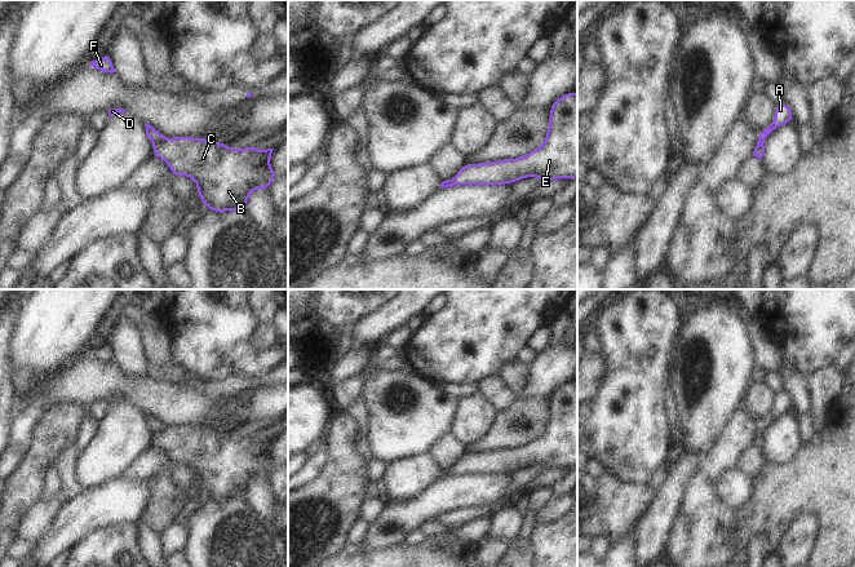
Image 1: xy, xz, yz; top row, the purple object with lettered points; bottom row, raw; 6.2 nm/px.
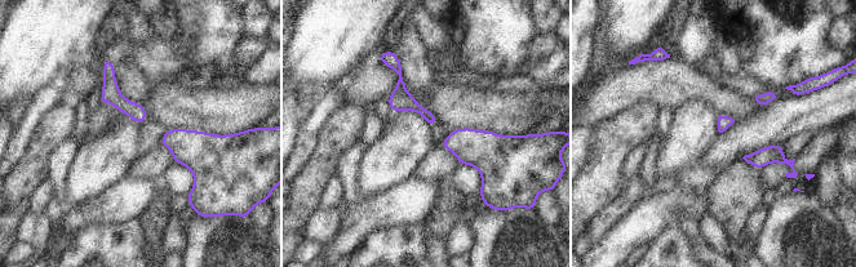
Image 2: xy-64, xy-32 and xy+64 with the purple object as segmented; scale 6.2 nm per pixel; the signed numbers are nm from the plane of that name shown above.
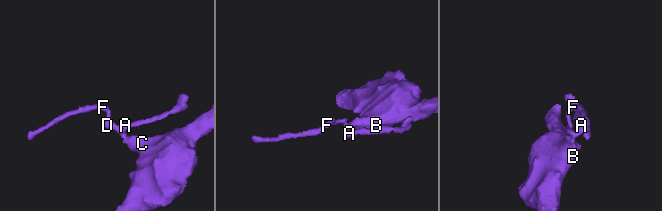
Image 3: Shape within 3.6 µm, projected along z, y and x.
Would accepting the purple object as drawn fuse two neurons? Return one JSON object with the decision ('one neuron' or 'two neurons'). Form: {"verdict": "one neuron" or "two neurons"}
{"verdict": "two neurons"}

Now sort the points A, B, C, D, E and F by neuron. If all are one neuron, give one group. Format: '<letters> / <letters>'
A D F / B C E

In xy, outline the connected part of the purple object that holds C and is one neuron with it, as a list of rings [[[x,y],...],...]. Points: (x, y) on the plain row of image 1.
[[[178,425],[156,433],[152,446],[163,448],[173,465],[187,465],[198,475],[200,492],[212,501],[247,501],[249,483],[271,477],[278,465],[270,456],[274,438],[231,438],[209,428]]]

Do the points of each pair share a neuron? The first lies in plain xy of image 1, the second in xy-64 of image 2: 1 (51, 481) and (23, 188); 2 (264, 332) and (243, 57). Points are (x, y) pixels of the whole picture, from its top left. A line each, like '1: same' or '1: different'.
1: different
2: same

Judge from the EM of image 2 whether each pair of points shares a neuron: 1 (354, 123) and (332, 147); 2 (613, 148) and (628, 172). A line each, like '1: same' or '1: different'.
1: same
2: different

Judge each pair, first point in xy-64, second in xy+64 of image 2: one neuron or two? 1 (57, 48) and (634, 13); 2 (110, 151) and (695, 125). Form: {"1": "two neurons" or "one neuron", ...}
{"1": "one neuron", "2": "one neuron"}

